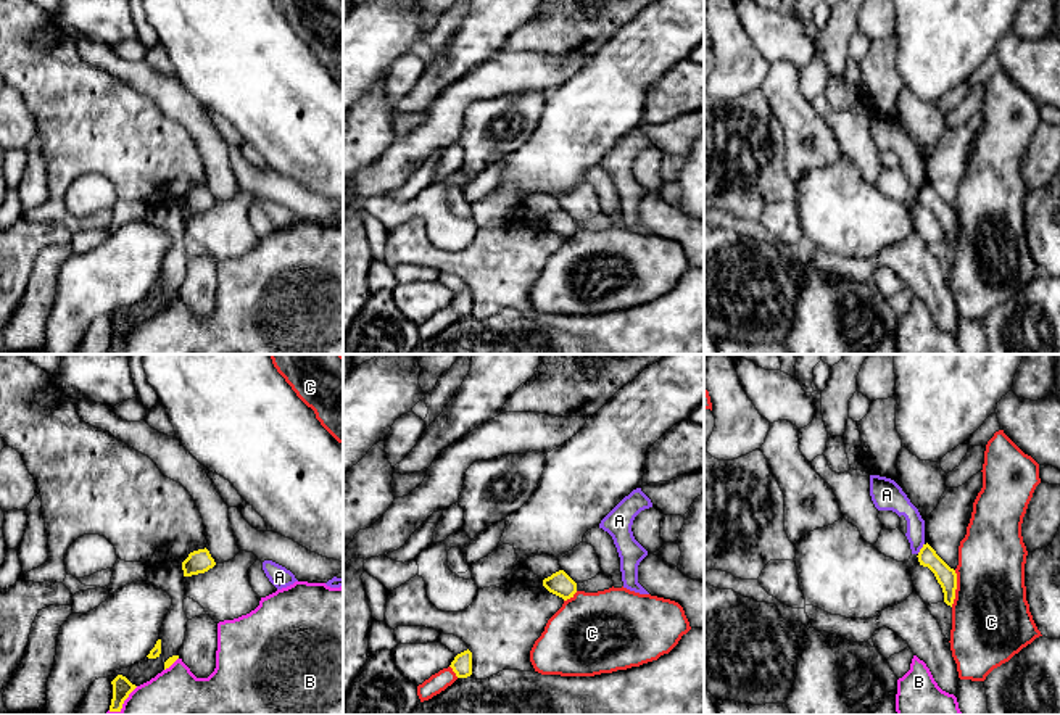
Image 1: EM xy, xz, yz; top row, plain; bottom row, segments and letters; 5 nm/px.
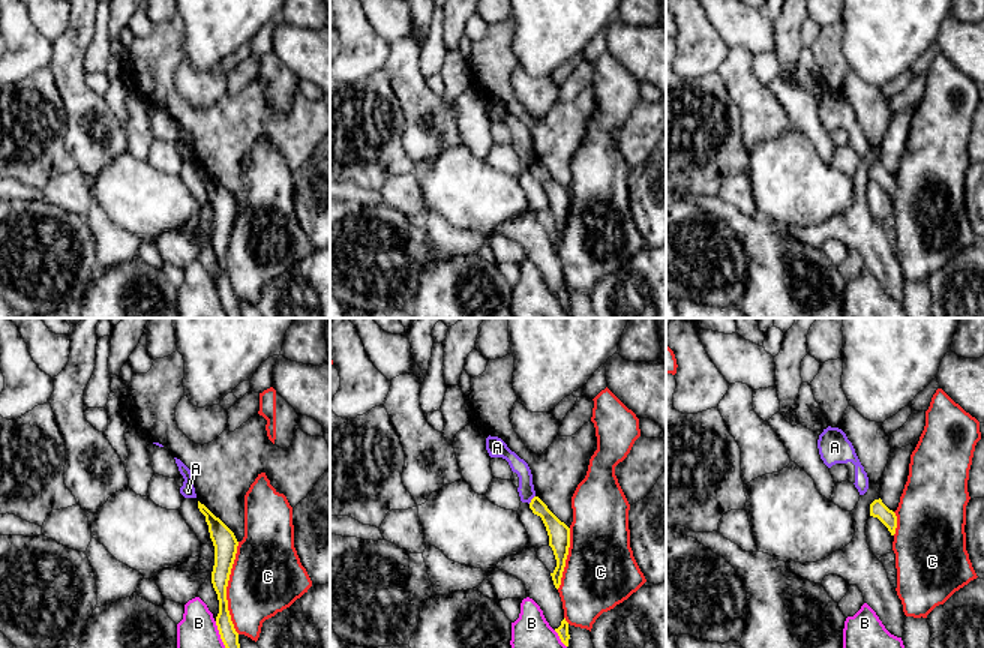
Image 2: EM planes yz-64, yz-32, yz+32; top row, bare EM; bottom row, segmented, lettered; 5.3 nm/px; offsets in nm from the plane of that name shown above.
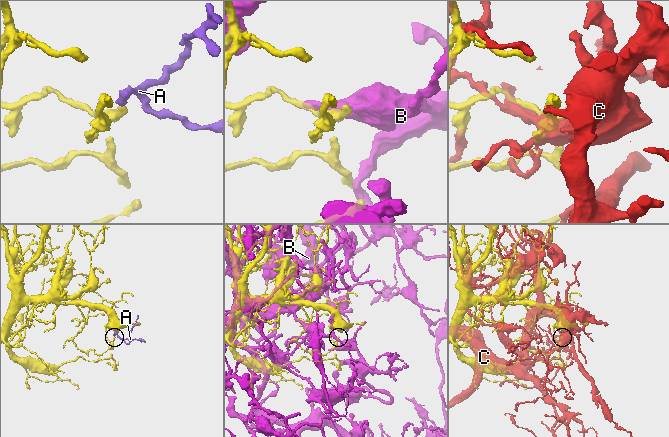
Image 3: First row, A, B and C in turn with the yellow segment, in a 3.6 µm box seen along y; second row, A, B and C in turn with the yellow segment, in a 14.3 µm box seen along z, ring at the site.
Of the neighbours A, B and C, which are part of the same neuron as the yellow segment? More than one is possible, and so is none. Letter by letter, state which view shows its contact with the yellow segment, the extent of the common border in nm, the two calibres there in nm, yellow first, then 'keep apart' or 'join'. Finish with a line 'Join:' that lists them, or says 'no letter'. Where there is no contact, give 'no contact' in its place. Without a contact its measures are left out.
A: yz | 70 nm | 100/100 nm | keep apart
B: xy | 200 nm | 100/400 nm | keep apart
C: yz | 190 nm | 100/400 nm | keep apart
Join: no letter

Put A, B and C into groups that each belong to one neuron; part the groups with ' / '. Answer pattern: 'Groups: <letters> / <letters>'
Groups: A / B / C

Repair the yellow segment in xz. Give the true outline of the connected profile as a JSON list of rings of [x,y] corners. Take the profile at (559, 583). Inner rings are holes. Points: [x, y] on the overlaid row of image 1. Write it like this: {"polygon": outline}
{"polygon": [[[559,570],[544,578],[543,586],[564,601],[573,597],[573,594],[577,593],[577,583],[564,570]]]}

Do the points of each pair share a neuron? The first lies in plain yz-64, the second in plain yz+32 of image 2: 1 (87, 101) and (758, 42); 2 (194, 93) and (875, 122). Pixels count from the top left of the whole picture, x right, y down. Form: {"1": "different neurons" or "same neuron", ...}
{"1": "different neurons", "2": "same neuron"}

